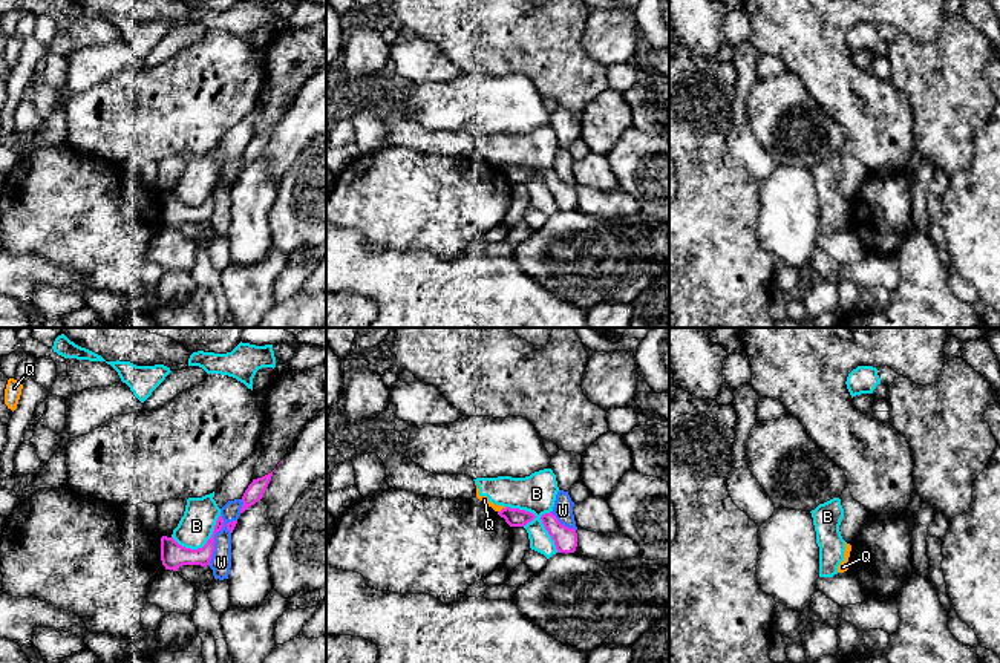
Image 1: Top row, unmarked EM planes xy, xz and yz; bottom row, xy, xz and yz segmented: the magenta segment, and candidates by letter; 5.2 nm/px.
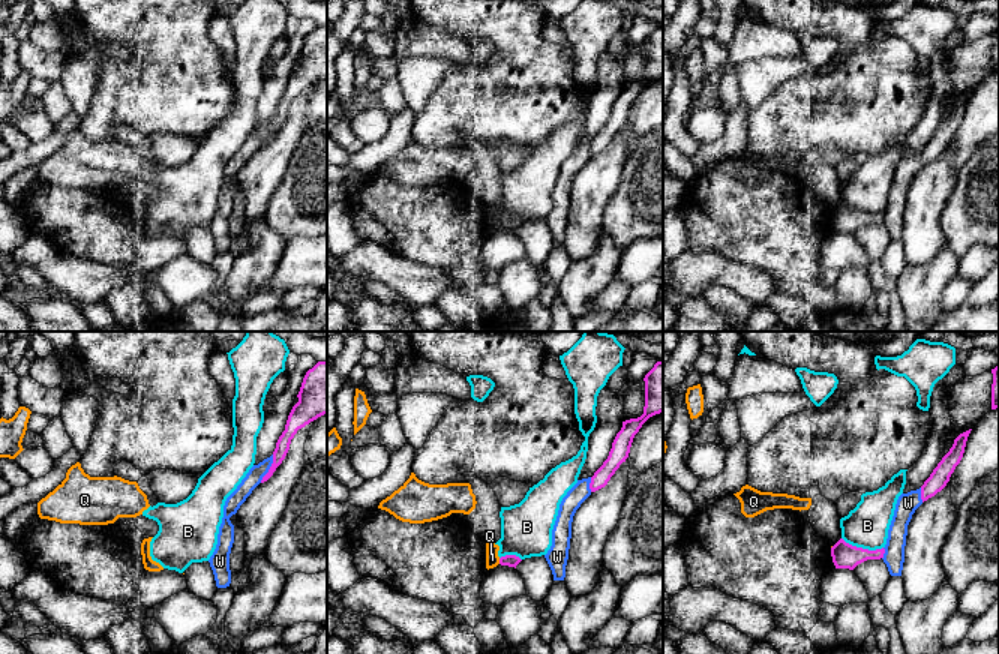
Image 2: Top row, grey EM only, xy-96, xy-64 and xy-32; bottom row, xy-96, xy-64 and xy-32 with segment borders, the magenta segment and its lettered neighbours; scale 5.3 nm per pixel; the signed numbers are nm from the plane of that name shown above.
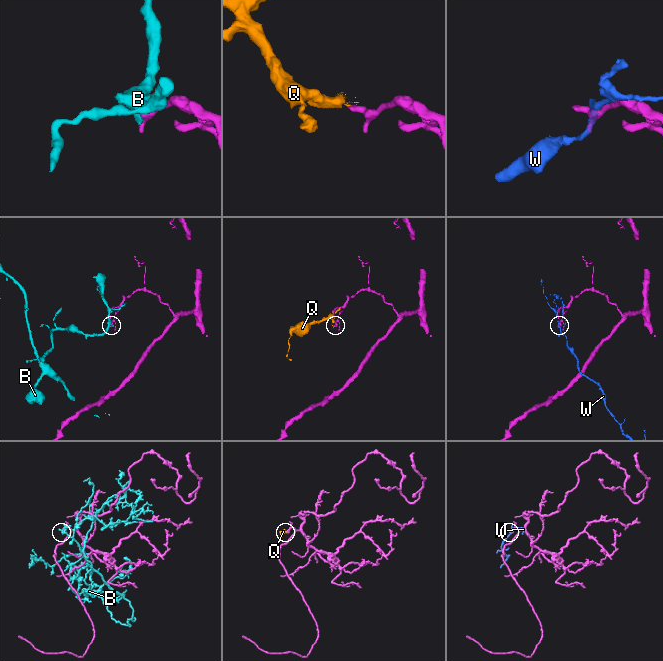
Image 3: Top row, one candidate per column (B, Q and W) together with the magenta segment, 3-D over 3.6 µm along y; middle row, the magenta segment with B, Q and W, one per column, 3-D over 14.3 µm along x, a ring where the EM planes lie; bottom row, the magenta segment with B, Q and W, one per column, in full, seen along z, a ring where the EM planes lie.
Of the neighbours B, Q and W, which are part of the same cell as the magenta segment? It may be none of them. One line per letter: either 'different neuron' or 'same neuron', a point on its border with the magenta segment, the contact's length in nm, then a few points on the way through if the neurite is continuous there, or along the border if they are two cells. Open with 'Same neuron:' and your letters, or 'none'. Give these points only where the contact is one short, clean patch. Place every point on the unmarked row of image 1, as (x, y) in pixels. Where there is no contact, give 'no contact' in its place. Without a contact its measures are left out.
Same neuron: none
B: different neuron | xy (204, 202) | 280 nm | along xy (219, 172), (212, 193), (201, 204), (186, 205), (172, 195)
Q: different neuron | xz (503, 166) | 50 nm | along xz (506, 164), (498, 169)
W: different neuron | xy (213, 196) | 280 nm

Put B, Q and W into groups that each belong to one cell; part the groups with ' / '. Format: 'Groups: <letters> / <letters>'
Groups: B Q / W

